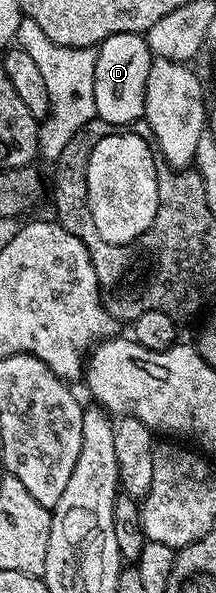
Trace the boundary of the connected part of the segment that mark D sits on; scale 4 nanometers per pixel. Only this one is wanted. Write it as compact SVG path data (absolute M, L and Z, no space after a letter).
M137 32L112 34L97 45L96 51L98 57L94 67L94 93L97 117L112 124L124 124L143 119L144 90L152 59L145 35Z

